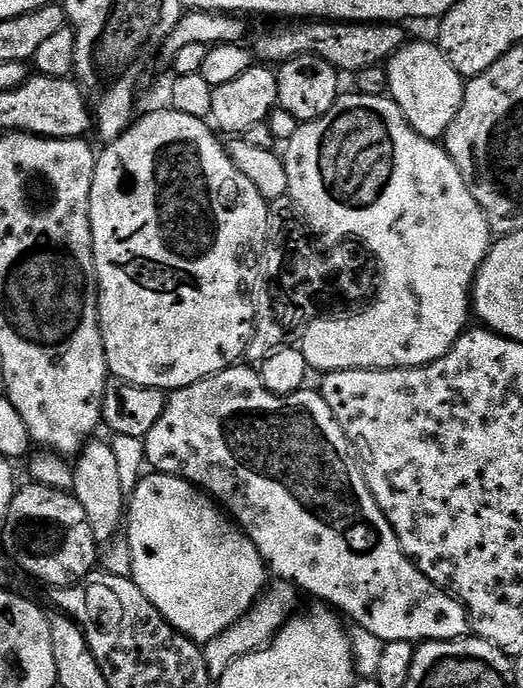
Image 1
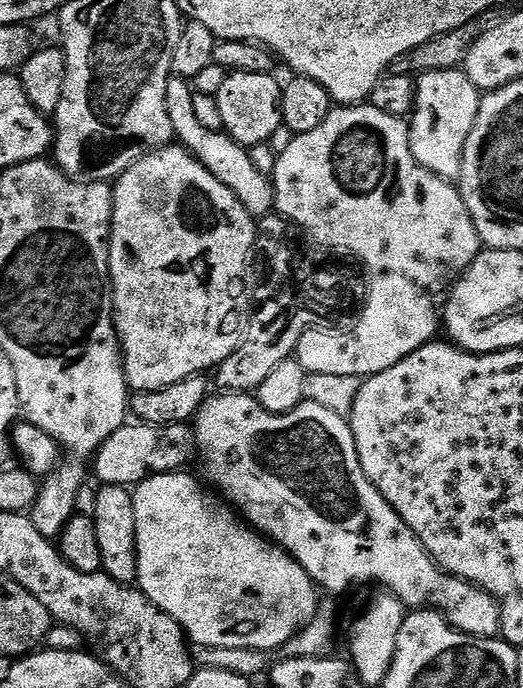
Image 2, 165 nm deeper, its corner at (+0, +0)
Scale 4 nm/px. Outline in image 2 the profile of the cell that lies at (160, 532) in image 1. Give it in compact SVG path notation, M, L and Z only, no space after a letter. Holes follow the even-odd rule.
M181 470L147 476L141 484L135 485L132 492L134 522L136 523L136 557L138 558L136 579L140 591L150 598L150 602L157 604L163 612L170 614L170 618L174 618L174 622L178 622L185 637L193 645L201 648L249 648L255 652L271 653L283 649L284 645L288 644L297 632L308 625L315 616L318 607L316 585L313 584L310 574L306 574L306 570L302 570L302 566L298 566L298 562L290 553L273 544L267 536L261 536L255 528L245 523L219 495L213 494L199 479L196 481L194 477L187 476L188 474L187 471Z

